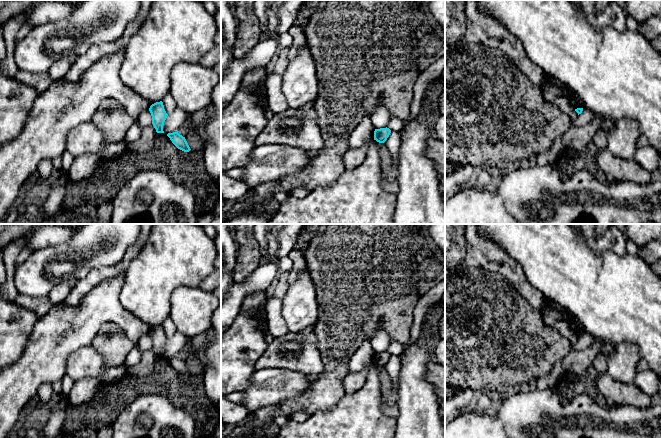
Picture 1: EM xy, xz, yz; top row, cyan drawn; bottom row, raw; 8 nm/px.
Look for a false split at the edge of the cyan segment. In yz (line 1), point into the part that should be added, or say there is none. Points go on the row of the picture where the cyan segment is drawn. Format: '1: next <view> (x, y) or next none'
1: next none

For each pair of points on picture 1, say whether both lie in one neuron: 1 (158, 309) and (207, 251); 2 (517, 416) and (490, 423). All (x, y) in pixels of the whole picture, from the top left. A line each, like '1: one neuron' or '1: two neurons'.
1: one neuron
2: two neurons

